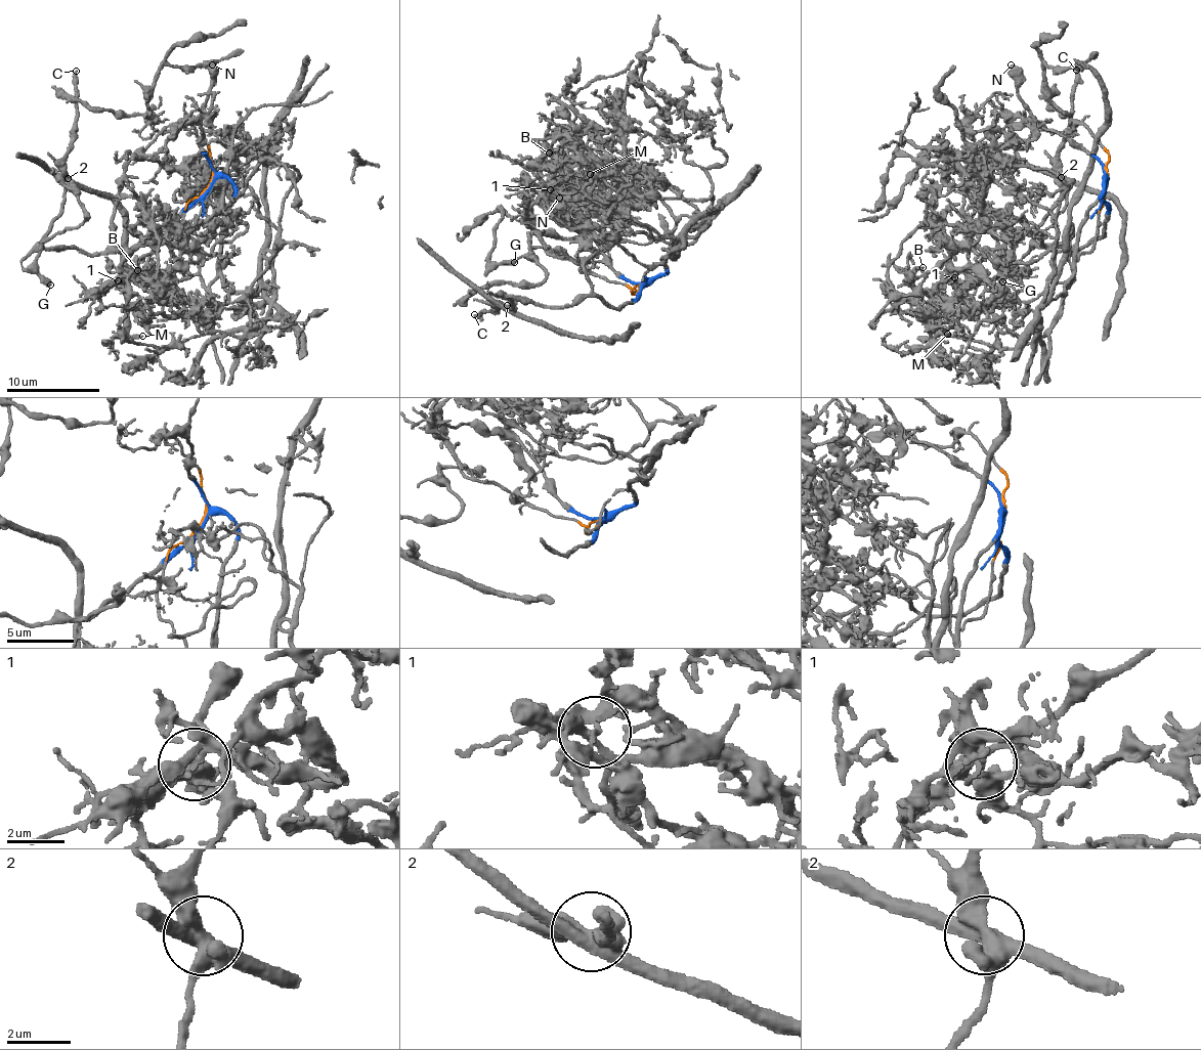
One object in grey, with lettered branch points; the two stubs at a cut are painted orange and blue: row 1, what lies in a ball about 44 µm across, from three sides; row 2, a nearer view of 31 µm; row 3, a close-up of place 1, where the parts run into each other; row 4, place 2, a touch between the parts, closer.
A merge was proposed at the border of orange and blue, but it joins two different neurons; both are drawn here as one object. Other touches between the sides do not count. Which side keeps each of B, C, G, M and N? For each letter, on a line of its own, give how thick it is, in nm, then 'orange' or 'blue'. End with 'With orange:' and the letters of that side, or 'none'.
B: 240 nm thick; orange
C: 320 nm thick; blue
G: 440 nm thick; blue
M: 150 nm thick; orange
N: 600 nm thick; blue
With orange: B, M

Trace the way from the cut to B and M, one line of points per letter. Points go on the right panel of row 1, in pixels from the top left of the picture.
B: (1105, 185), (1097, 241), (1074, 271), (1030, 301), (977, 304), (952, 274), (933, 298), (910, 281), (923, 267)
M: (1105, 185), (1097, 241), (1087, 252), (1079, 255), (1058, 320), (1043, 337), (1013, 347), (941, 335), (946, 333)

